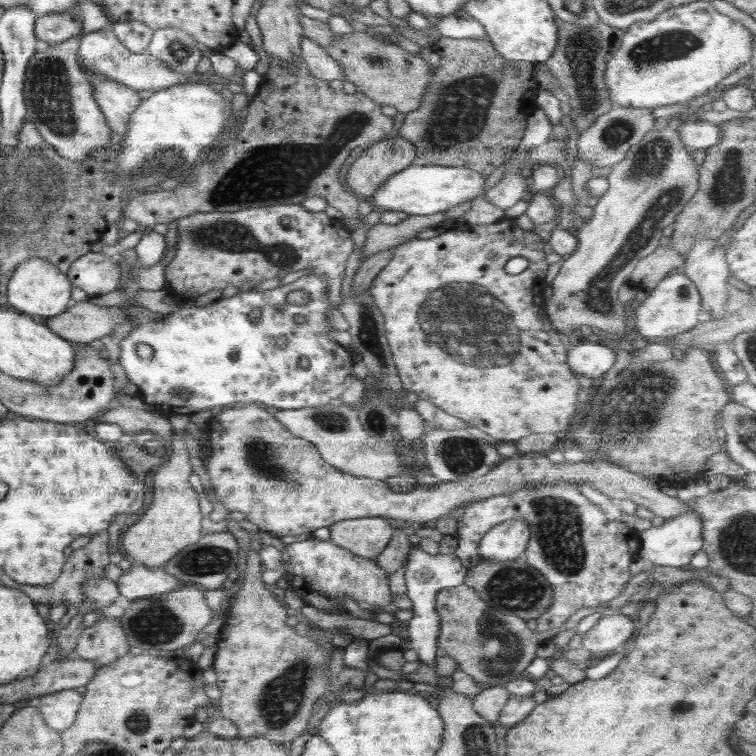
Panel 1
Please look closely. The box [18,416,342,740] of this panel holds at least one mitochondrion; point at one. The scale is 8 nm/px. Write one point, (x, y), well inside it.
(282, 699)

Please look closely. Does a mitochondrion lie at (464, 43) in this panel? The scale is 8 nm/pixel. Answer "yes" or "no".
no

